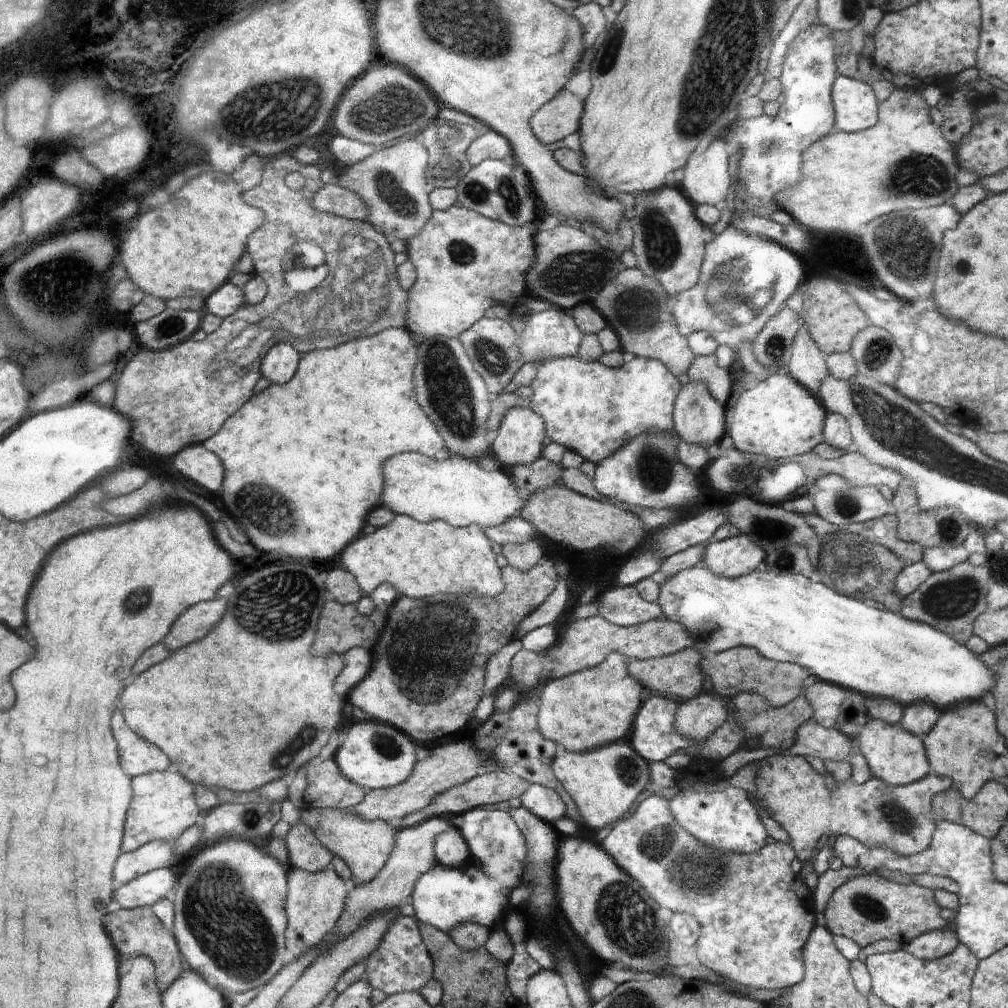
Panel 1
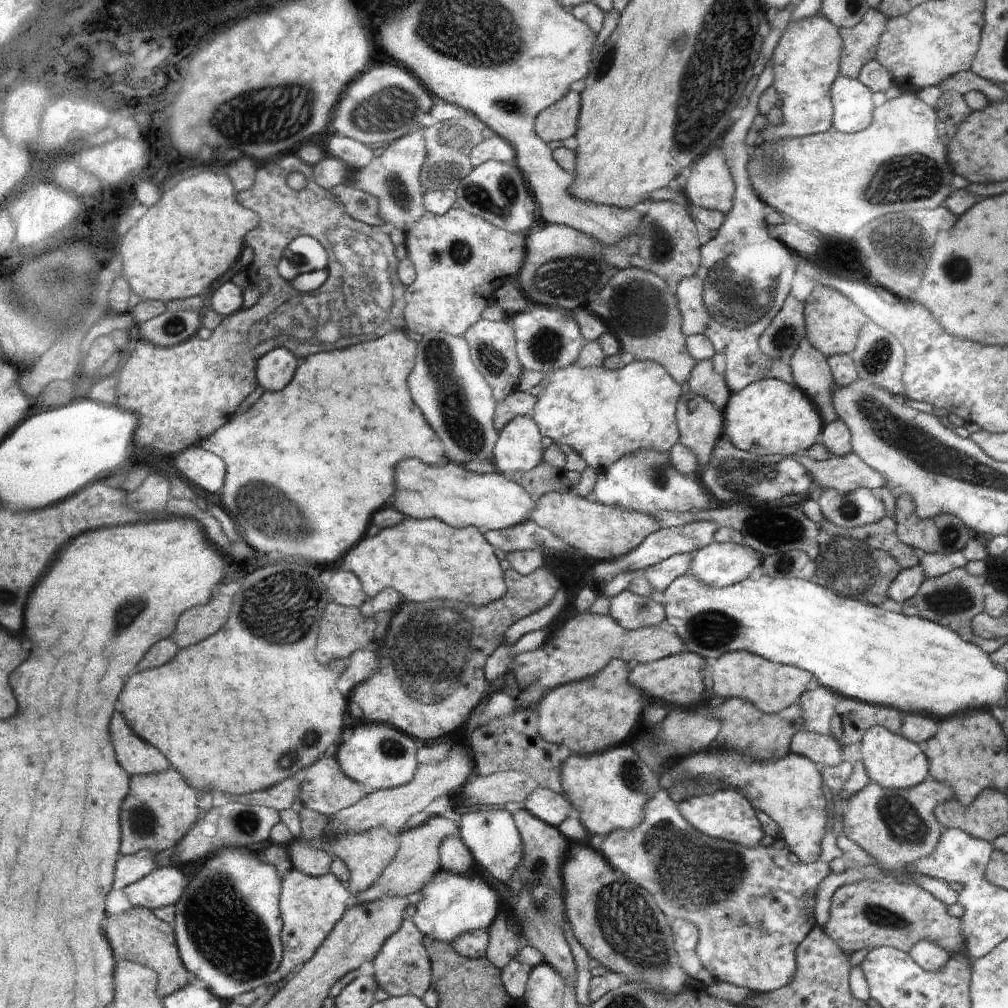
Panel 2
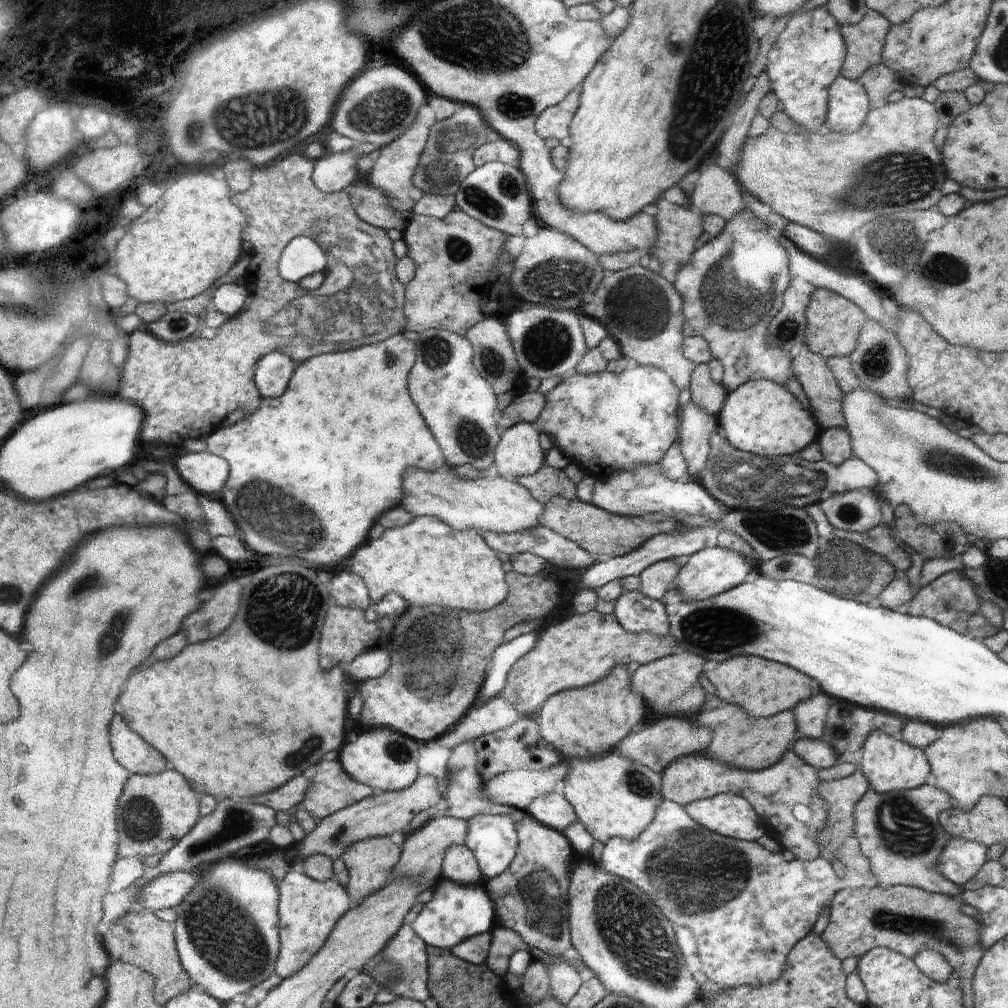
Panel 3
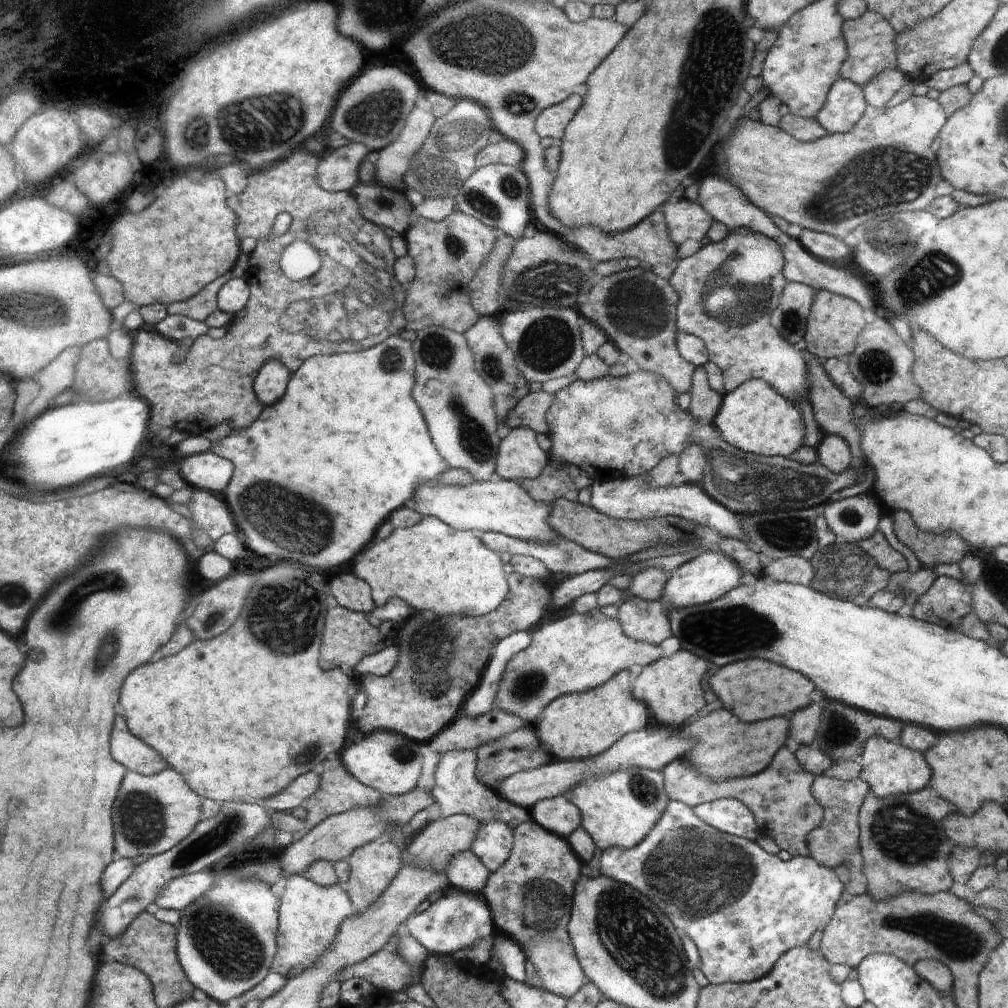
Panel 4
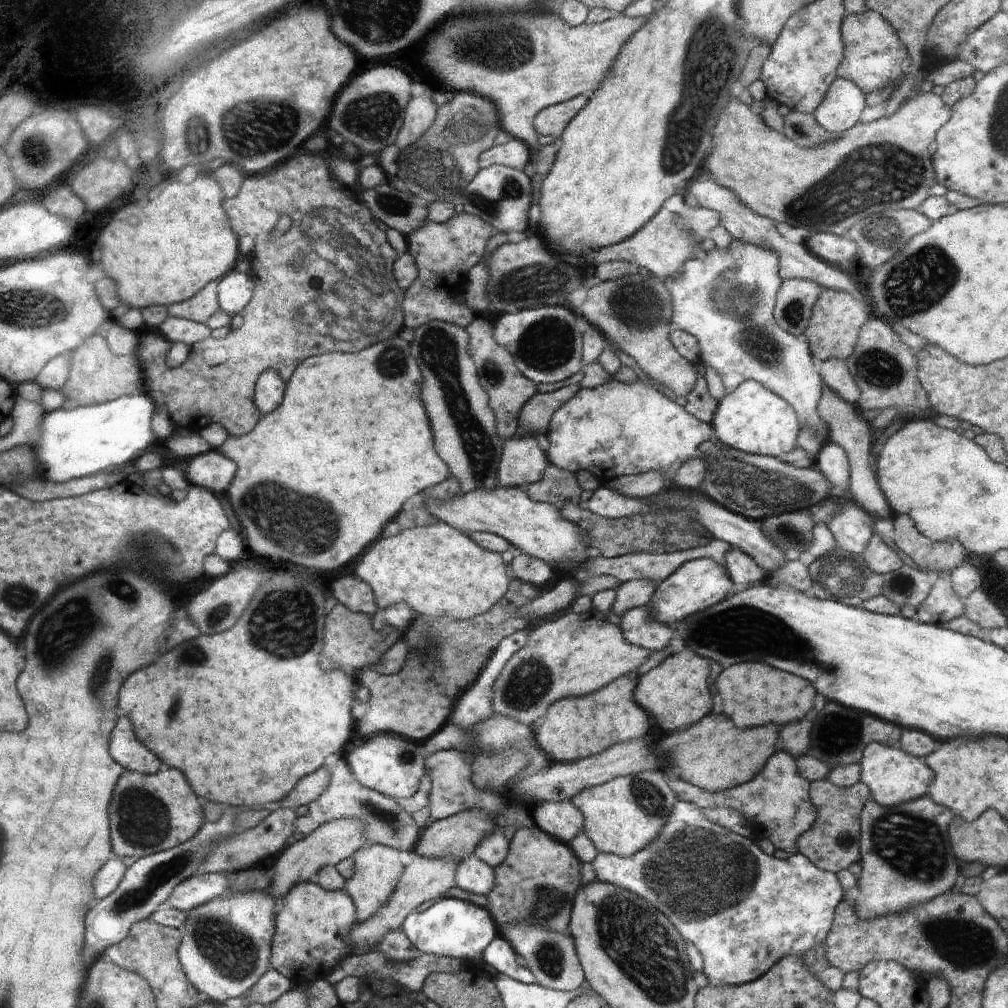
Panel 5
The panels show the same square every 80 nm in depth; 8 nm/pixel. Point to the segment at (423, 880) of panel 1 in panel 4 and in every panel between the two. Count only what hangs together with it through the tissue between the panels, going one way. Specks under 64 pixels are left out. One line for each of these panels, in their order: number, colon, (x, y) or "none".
2: (451, 904)
3: (456, 911)
4: (457, 920)

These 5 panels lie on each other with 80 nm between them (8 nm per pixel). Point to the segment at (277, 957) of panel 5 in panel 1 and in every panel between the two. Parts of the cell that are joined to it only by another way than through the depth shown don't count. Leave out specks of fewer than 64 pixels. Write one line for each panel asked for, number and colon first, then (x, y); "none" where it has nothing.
1: (315, 901)
2: (311, 906)
3: (309, 910)
4: (310, 915)

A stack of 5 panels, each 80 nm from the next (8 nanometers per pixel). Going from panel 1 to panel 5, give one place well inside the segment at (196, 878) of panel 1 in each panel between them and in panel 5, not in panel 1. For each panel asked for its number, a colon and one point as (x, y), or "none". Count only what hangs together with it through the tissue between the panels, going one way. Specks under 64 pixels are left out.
2: (227, 923)
3: (226, 930)
4: (227, 938)
5: (226, 942)

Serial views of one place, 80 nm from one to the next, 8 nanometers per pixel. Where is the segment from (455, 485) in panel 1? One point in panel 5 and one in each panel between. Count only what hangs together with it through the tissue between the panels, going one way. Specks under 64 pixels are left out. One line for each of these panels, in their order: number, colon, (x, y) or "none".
2: (493, 501)
3: (499, 504)
4: (503, 506)
5: (538, 529)

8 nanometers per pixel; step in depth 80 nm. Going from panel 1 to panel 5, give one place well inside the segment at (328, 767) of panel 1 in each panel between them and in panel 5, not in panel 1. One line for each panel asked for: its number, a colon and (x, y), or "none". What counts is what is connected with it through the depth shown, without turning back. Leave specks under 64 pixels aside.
2: (326, 789)
3: (332, 788)
4: (338, 791)
5: (385, 822)

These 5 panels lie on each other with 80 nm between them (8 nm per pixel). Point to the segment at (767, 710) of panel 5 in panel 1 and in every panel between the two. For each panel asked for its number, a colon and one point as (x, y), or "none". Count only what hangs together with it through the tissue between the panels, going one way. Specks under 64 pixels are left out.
1: (741, 669)
2: (770, 686)
3: (763, 688)
4: (757, 689)

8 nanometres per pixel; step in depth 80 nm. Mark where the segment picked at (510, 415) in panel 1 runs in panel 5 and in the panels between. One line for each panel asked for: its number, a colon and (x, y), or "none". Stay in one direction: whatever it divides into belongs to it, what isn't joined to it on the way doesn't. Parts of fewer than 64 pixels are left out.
2: (518, 448)
3: (518, 453)
4: (519, 457)
5: (522, 463)

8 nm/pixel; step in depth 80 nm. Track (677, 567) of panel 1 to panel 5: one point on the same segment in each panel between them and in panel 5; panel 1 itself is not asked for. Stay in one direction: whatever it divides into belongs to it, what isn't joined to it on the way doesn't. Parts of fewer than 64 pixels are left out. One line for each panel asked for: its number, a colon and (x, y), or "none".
2: (661, 575)
3: (656, 580)
4: (649, 582)
5: (632, 594)

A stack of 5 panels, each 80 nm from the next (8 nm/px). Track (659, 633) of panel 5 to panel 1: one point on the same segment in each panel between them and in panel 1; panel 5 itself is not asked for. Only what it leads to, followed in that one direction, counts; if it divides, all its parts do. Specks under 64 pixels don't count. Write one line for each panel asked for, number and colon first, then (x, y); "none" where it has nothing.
1: (623, 606)
2: (633, 611)
3: (638, 613)
4: (643, 620)

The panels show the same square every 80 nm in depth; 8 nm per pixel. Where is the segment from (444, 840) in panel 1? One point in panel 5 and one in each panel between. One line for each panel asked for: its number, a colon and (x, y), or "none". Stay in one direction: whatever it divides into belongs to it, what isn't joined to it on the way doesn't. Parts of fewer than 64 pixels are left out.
2: (454, 854)
3: (460, 865)
4: (465, 872)
5: (474, 876)

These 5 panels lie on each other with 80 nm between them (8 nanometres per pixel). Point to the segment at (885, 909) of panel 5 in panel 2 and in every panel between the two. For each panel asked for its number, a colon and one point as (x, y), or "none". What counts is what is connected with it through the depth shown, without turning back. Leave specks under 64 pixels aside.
2: (897, 827)
3: (898, 832)
4: (904, 846)

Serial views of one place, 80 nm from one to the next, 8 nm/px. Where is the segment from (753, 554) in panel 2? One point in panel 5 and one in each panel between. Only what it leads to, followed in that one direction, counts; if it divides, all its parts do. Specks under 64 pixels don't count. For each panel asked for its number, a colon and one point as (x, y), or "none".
3: (714, 569)
4: (709, 575)
5: (697, 585)

